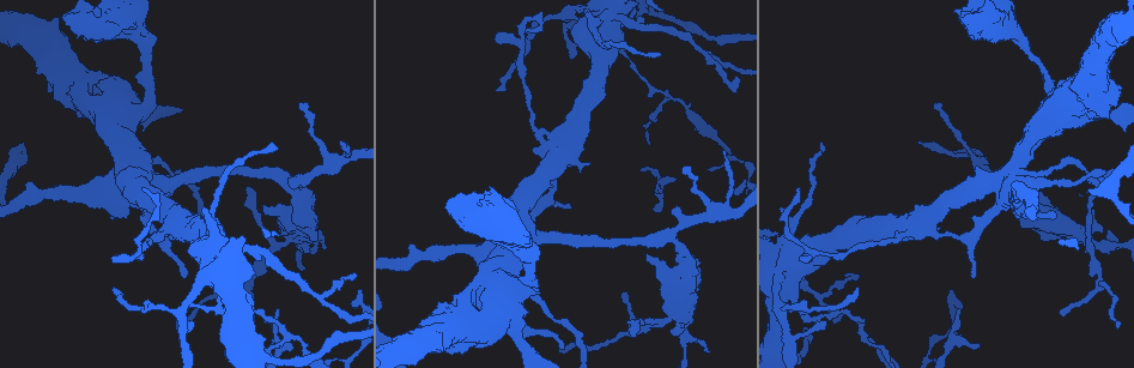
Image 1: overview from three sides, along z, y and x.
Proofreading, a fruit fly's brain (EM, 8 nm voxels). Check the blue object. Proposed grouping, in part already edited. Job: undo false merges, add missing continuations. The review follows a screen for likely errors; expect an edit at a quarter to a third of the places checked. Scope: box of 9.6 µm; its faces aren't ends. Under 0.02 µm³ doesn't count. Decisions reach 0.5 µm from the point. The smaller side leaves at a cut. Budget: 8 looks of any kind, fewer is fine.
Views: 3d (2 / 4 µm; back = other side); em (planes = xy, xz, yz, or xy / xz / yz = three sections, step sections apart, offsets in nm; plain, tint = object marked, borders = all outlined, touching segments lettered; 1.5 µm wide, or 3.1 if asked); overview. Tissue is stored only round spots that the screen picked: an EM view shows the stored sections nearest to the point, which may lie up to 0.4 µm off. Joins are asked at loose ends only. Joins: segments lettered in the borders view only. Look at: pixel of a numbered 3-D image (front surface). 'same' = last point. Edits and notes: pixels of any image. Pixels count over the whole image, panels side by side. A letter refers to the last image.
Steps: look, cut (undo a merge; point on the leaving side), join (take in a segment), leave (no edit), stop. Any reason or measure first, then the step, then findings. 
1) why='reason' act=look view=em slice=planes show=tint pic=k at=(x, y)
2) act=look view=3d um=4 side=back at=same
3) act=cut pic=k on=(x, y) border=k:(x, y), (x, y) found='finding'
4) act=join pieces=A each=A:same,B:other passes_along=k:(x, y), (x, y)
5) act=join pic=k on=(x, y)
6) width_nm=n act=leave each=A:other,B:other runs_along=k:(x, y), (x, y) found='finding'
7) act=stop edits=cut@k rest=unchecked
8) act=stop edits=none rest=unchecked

why='tapers out' act=look view=em slice=planes show=borders pic=1 at=(574, 56)

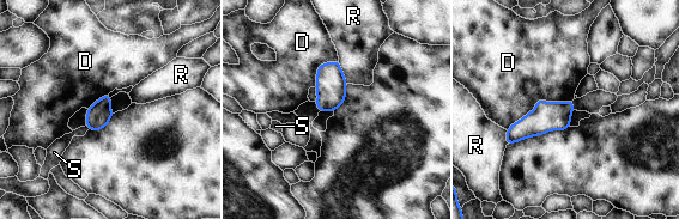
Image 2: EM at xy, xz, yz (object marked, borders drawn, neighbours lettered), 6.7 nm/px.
width_nm=160 longest_contact=D:480nm act=leave each=D:other,R:other,S:other found='no lettered segment goes on from it'

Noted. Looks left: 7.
why='an open end' act=look view=3d um=2 pic=1 at=(801, 260)

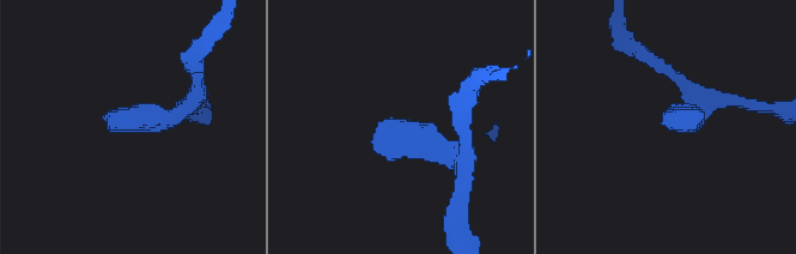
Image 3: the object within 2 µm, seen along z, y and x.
why='now the EM' act=look view=em slice=planes show=borders pic=3 at=(109, 130)

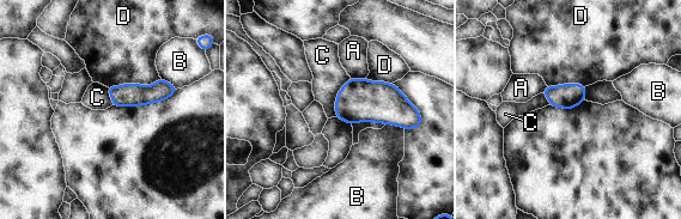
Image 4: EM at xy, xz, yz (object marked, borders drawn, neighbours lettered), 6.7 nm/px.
width_nm=140 act=leave each=A:other,B:other,C:other,D:other runs_along=4:(171, 89), (154, 93), (111, 91) found='no lettered segment goes on from it'

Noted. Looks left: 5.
why='tapers out' act=look view=3d um=2 pic=1 at=(979, 346)

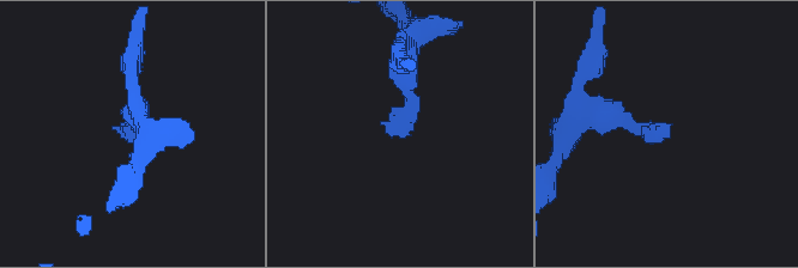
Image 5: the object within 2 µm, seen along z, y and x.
why='need the tissue' act=look view=em slice=planes show=tint pic=5 at=(116, 128)

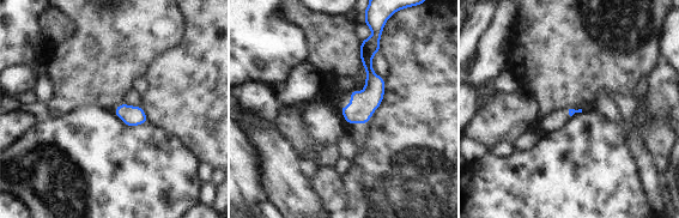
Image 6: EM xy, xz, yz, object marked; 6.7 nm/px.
why='see the neighbours' act=look view=em slice=planes show=borders at=same

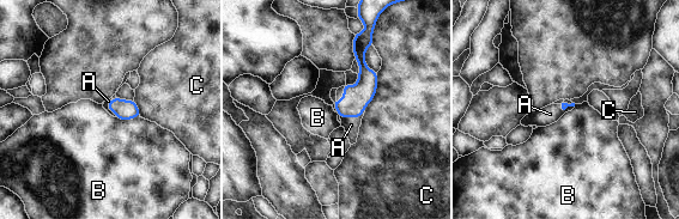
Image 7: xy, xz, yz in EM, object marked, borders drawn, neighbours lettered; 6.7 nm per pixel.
act=join pieces=A each=A:same,B:other,C:other passes_along=7:(356, 98), (353, 116), (351, 125) found='it goes on there'

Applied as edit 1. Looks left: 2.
act=stop edits=join@7 rest=unchecked

